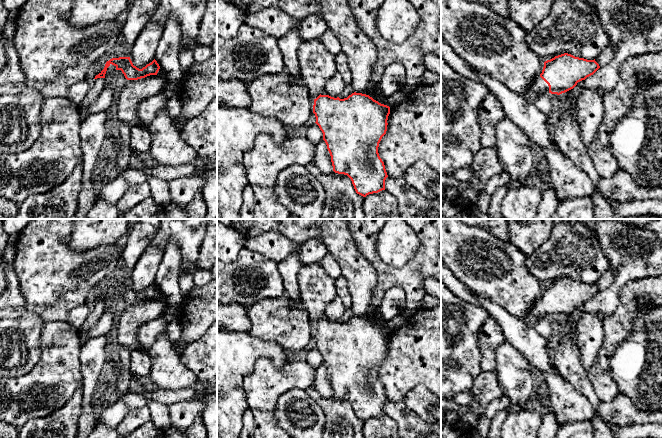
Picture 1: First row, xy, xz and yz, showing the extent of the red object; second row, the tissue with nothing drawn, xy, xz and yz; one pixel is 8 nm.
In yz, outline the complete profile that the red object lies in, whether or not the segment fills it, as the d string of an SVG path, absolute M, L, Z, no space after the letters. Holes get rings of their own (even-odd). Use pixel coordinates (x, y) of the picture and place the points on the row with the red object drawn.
M564 53L544 62L542 73L530 85L524 98L534 104L540 94L560 95L573 89L578 82L593 75L600 68L594 60Z

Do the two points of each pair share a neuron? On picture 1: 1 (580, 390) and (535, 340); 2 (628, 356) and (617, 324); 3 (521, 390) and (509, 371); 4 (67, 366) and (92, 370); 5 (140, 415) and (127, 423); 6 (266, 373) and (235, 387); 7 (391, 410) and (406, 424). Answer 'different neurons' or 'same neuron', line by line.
1: same neuron
2: different neurons
3: same neuron
4: different neurons
5: same neuron
6: different neurons
7: same neuron

